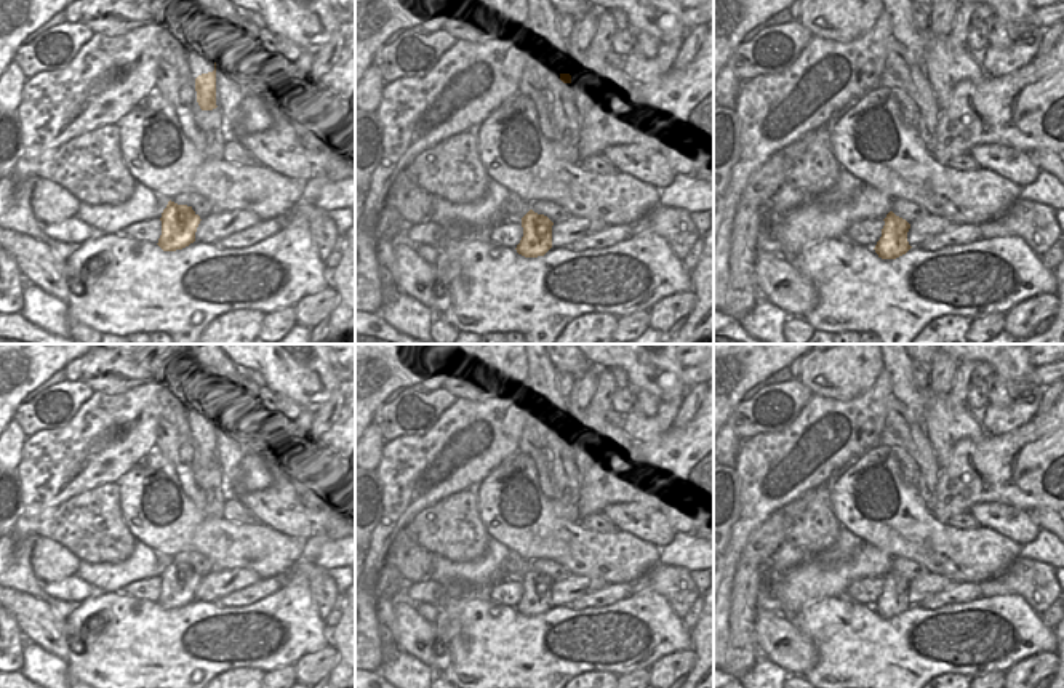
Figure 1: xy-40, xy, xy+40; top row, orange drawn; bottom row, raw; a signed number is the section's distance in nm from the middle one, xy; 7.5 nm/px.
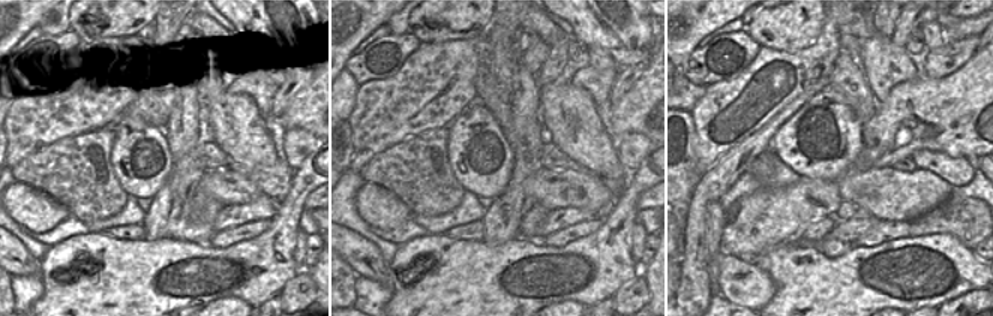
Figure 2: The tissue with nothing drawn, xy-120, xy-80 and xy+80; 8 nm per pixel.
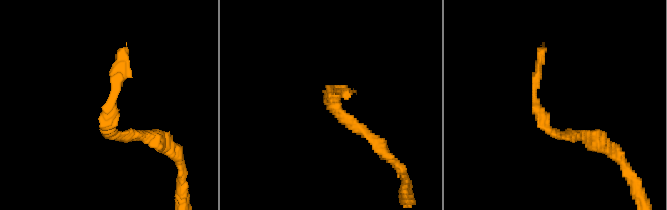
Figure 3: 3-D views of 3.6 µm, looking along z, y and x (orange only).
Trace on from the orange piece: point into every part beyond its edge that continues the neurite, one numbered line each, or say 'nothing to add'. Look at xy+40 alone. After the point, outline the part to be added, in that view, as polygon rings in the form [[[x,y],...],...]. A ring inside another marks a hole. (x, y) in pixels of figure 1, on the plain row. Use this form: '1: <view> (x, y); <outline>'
nothing to add

